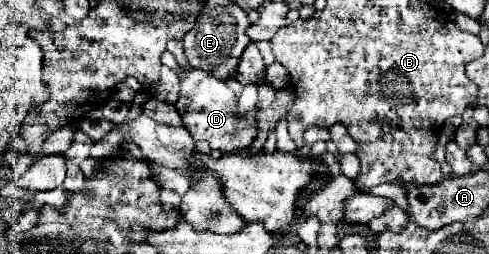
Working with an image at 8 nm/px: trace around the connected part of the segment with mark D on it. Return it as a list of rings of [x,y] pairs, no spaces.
[[[194,69],[182,73],[182,95],[176,109],[194,141],[206,141],[212,149],[232,153],[250,147],[250,143],[256,139],[256,107],[246,113],[238,111],[238,97],[234,91],[230,91],[224,81],[218,81],[204,71]]]

